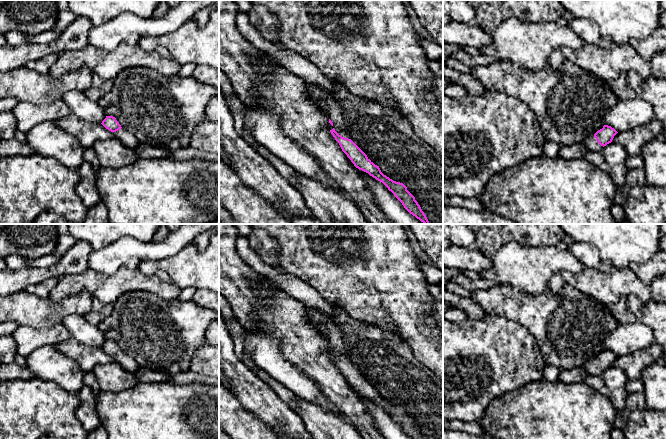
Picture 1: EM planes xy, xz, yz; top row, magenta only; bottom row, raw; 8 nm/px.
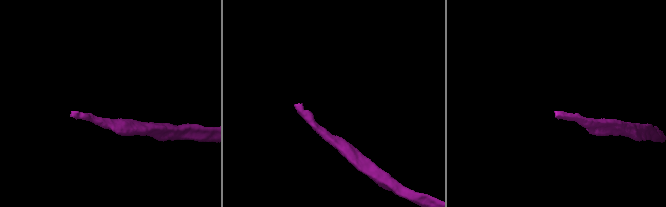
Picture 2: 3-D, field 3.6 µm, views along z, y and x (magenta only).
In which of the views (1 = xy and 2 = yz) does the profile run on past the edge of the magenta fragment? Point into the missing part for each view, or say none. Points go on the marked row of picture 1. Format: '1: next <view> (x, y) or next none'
1: next xy (127, 138)
2: next yz (590, 142)

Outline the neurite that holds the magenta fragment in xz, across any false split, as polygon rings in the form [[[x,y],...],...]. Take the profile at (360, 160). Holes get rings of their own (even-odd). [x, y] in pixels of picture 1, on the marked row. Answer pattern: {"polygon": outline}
{"polygon": [[[307,82],[307,86],[311,94],[311,102],[329,117],[329,123],[334,127],[330,130],[331,134],[354,166],[382,182],[410,214],[424,224],[429,224],[426,215],[415,200],[415,197],[407,190],[407,187],[403,183],[393,181],[384,175],[379,166],[375,165],[351,140],[348,131],[350,125],[344,115],[343,107],[337,103],[335,98],[327,90],[319,85]]]}

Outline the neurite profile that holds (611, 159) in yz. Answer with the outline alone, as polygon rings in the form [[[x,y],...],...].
[[[614,142],[604,146],[601,151],[588,151],[584,155],[589,163],[607,173],[617,187],[626,182],[629,170],[626,166],[627,157],[625,149]]]

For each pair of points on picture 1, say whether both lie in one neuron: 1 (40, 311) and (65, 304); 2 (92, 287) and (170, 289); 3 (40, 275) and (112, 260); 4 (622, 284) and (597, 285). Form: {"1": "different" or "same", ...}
{"1": "same", "2": "same", "3": "different", "4": "same"}

